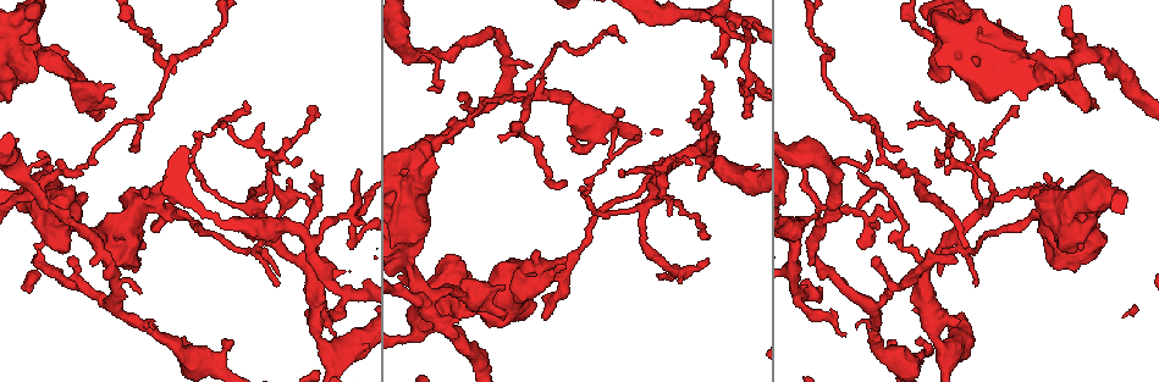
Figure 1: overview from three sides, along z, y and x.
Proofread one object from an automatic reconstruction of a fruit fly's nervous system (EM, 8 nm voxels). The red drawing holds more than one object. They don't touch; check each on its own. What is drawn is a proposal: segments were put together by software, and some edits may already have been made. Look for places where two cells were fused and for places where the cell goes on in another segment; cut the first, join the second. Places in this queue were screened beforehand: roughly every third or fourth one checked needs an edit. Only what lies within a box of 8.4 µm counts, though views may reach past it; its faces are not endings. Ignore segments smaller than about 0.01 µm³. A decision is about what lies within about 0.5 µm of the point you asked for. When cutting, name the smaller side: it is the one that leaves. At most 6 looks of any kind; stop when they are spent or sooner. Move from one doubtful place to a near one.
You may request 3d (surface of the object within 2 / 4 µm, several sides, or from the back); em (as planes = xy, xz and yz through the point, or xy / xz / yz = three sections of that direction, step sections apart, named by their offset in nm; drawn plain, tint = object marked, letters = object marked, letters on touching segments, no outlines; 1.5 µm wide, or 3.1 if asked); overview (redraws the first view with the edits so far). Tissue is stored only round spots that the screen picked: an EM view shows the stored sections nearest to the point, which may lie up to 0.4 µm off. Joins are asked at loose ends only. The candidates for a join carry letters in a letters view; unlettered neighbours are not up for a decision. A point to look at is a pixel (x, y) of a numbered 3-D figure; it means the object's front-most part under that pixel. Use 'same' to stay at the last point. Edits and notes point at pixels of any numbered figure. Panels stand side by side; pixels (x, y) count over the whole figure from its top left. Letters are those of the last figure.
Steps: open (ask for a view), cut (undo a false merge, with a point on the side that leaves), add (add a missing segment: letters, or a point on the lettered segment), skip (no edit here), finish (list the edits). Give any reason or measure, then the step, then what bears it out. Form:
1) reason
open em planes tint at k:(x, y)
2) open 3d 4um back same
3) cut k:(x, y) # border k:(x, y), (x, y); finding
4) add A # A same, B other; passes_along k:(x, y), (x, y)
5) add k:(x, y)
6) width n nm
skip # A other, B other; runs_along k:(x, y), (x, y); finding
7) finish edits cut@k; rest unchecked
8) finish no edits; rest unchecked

two arms at a narrow angle
open em xy step 8 tint at 1:(99, 235)

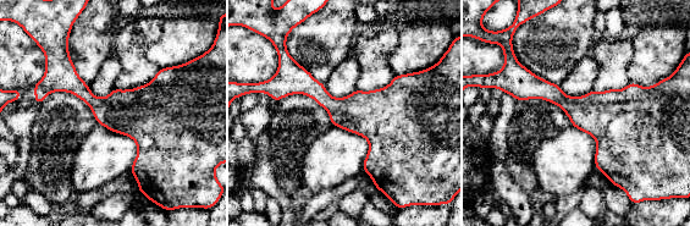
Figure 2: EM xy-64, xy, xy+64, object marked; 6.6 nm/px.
another direction
open em planes tint same

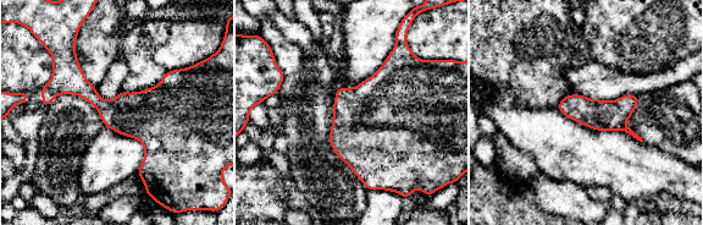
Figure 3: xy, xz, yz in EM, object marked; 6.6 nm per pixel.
what lies round it
open em planes letters same

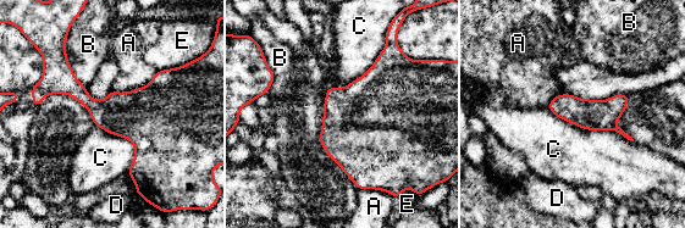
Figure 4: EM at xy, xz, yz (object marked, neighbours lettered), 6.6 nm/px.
skip # A other, B other, C other, D other, E other; border 4:(547, 107), (633, 142); continuous, no second cell

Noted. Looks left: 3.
an open end
open em planes letters at 1:(503, 318)

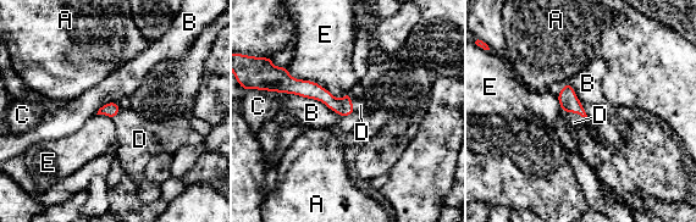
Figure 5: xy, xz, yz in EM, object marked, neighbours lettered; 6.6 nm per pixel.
width 100 nm
add D # A other, B other, C other, D same, E other; passes_along 5:(569, 103), (575, 112), (574, 122); it goes on there

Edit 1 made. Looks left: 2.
sharp bend
open 3d 2um at 1:(1075, 61)

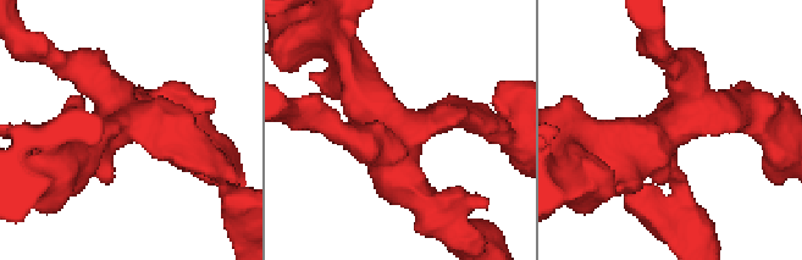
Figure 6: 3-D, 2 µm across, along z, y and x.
arms 4
open em planes letters at 6:(124, 124)

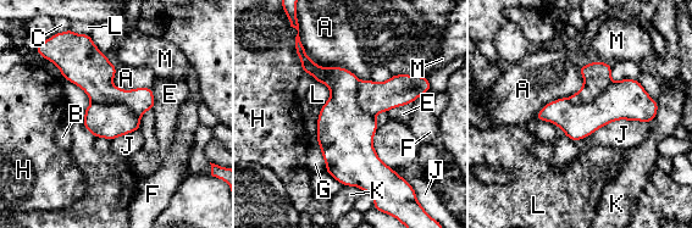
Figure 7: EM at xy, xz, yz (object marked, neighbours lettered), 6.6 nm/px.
longest_contact J 550 nm
cut 7:(94, 73) # A other, B other, C other, E other, F other, G other, H other, J other, K other, L other, M other; border 7:(92, 100), (123, 103), (139, 118); two cells meet here

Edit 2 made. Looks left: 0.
finish edits add@5, cut@7; rest unchecked

